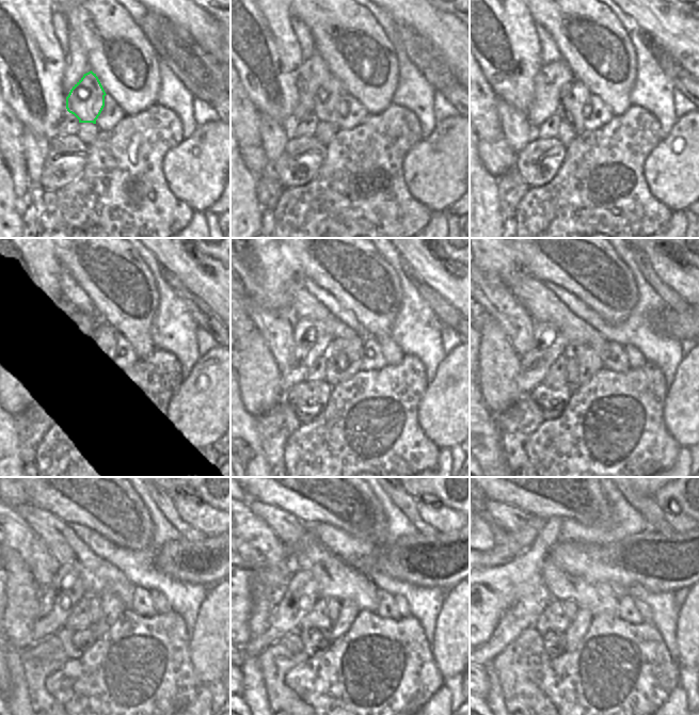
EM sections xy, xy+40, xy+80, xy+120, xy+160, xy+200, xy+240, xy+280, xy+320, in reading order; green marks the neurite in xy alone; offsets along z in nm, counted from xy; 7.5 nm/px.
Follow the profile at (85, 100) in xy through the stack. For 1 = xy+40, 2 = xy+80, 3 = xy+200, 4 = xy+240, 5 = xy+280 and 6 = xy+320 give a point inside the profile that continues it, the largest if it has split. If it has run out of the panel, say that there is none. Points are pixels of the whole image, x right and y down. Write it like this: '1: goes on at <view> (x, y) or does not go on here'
1: goes on at xy+40 (329, 107)
2: goes on at xy+80 (574, 107)
3: goes on at xy+200 (589, 363)
4: goes on at xy+240 (111, 606)
5: goes on at xy+280 (348, 609)
6: goes on at xy+320 (578, 626)

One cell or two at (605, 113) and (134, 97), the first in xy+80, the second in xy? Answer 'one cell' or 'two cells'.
two cells

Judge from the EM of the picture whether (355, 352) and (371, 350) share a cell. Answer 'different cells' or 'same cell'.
different cells

